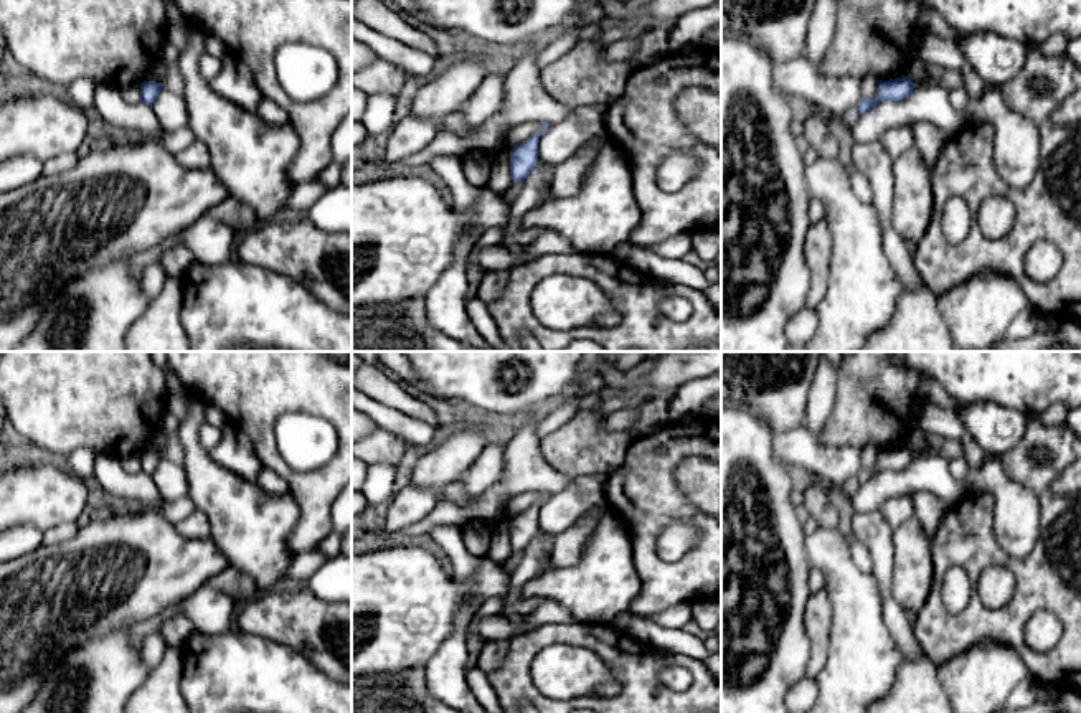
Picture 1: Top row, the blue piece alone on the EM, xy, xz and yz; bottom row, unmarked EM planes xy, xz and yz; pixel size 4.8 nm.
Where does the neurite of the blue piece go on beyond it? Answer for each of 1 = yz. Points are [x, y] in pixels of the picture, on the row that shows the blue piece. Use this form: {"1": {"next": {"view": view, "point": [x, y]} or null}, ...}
{"1": {"next": null}}

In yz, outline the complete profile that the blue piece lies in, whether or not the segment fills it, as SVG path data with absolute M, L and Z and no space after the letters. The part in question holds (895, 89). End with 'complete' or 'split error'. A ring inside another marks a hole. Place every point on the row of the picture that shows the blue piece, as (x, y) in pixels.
M901 76L890 81L880 81L875 99L870 101L861 97L855 114L866 114L871 107L875 107L881 101L903 101L913 92L913 89L914 83L908 76Z; complete

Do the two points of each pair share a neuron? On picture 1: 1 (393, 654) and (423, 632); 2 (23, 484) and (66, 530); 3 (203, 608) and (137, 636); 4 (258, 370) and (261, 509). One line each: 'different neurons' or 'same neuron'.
1: same neuron
2: different neurons
3: same neuron
4: different neurons

